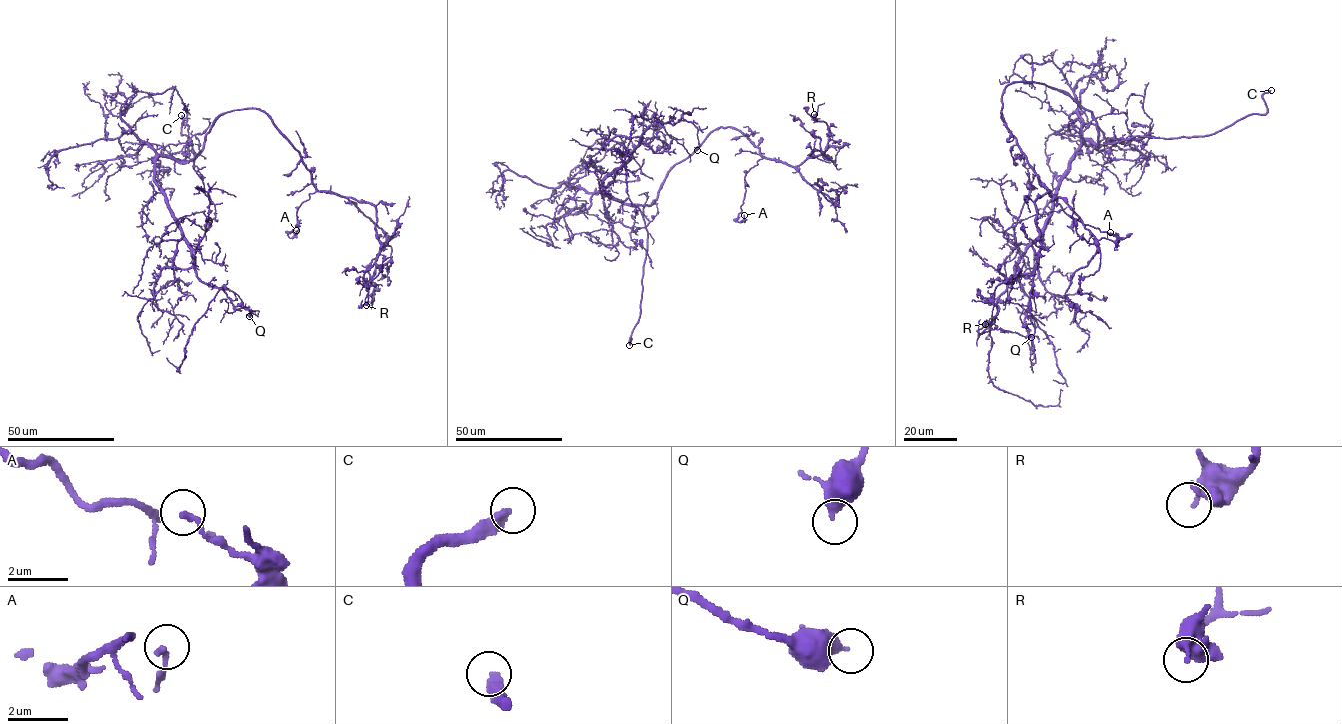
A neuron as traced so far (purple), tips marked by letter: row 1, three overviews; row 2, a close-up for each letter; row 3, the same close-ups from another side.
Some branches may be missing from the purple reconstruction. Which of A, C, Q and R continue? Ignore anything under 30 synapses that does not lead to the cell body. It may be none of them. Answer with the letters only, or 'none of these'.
C

